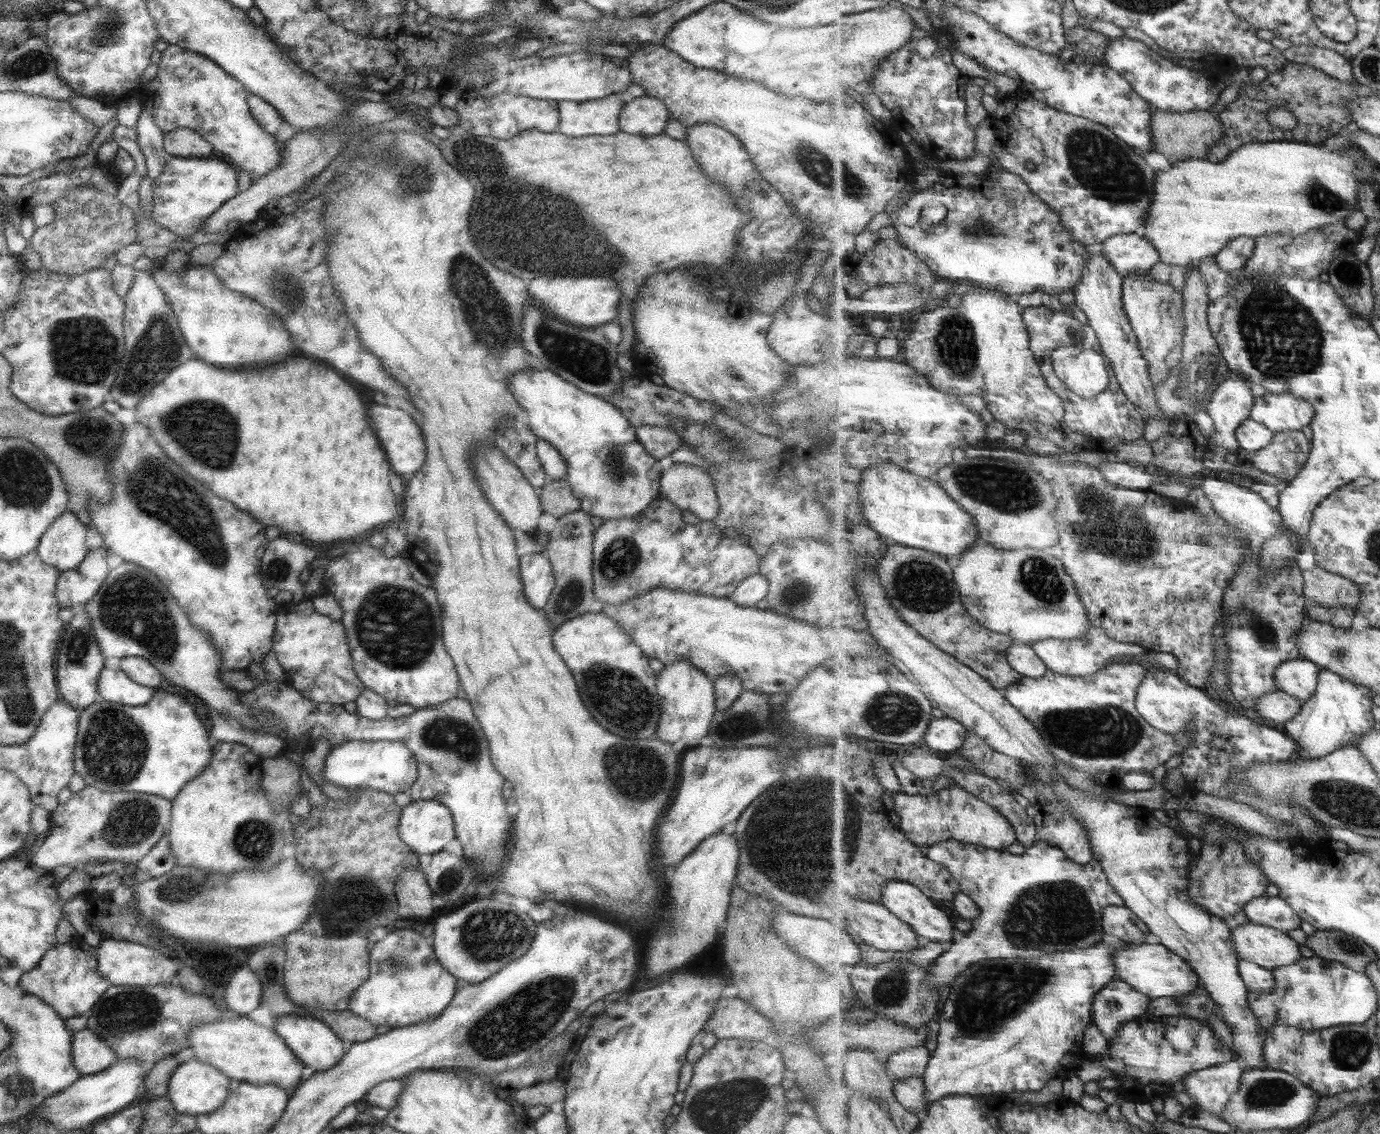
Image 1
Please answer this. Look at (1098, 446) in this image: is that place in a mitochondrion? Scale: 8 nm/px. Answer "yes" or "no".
no

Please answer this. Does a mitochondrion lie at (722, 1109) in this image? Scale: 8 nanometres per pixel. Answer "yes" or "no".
yes

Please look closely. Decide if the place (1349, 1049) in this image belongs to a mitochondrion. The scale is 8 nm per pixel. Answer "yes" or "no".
yes

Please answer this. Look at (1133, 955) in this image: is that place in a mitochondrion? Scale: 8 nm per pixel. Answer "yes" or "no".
no

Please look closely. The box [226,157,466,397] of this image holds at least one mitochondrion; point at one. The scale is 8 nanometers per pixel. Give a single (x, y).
(290, 289)

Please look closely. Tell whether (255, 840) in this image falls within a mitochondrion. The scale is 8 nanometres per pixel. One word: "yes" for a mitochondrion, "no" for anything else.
yes

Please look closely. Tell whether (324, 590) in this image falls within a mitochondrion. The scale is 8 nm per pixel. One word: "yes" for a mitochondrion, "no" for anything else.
no

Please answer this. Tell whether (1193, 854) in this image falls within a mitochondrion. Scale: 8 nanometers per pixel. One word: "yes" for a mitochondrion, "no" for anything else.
no

